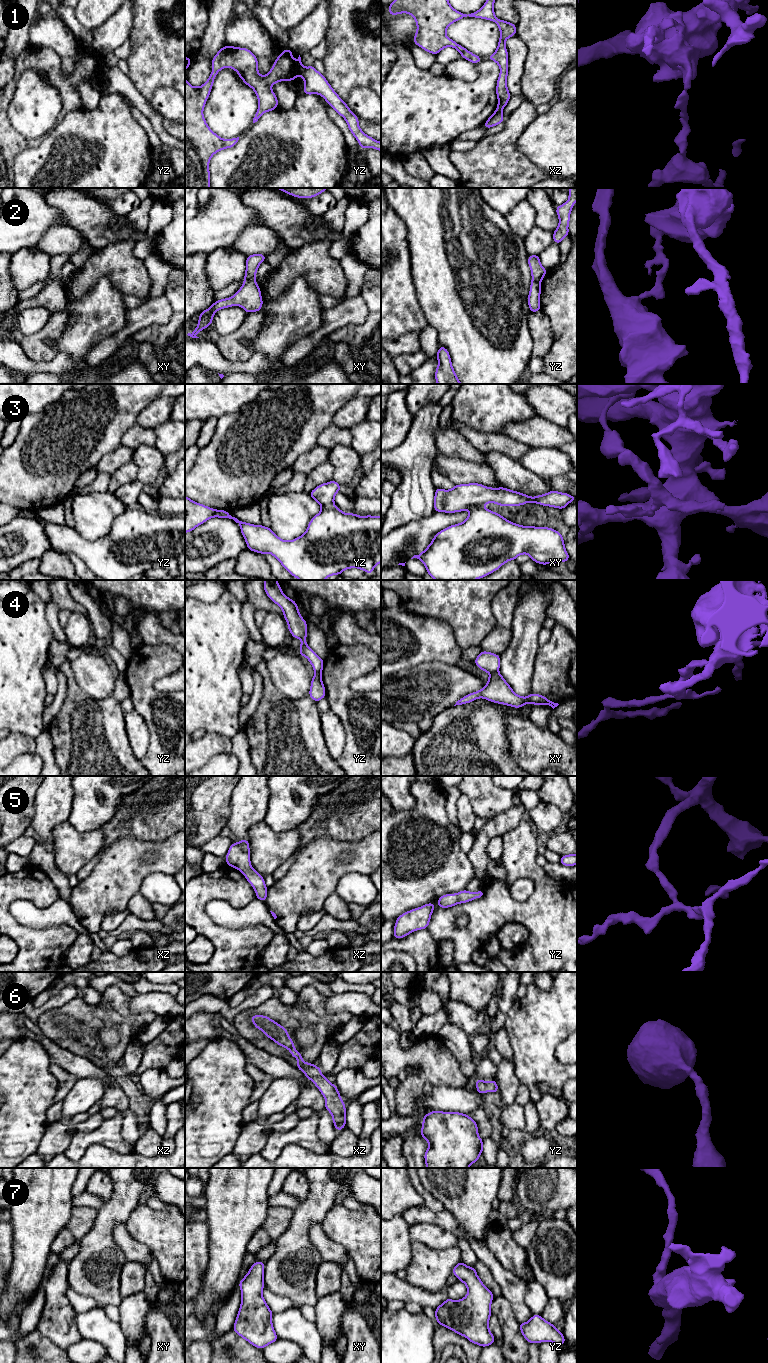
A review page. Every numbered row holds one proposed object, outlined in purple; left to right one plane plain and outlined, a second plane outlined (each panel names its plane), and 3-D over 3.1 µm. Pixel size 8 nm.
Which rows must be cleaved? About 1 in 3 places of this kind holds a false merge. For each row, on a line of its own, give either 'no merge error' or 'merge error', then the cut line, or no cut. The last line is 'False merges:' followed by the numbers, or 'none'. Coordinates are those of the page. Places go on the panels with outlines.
1: merge error; cut in yz along (304, 68), (300, 75)
2: merge error; cut in xy along (244, 279), (254, 280)
3: merge error; cut in yz along (334, 506), (322, 508)
4: merge error; cut in xy along (497, 671), (491, 674)
5: no merge error; no cut
6: no merge error; no cut
7: no merge error; no cut
False merges: 1, 2, 3, 4

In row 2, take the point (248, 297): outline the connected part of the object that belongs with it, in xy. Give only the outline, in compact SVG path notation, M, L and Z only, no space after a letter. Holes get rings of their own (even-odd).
M244 280L241 288L231 298L217 300L212 303L209 309L202 311L199 315L198 326L193 330L192 334L188 333L187 335L192 338L199 338L196 335L212 325L213 316L218 310L235 305L242 307L246 313L262 309L261 291L255 280Z

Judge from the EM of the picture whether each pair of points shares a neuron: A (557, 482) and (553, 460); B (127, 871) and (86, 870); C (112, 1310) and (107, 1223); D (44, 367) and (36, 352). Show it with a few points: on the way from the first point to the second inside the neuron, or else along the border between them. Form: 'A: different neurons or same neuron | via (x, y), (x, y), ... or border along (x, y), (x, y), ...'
A: different neurons | border along (564, 475), (555, 475), (547, 479)
B: different neurons | border along (101, 852), (94, 870), (79, 881)
C: different neurons | border along (117, 1305), (106, 1305), (102, 1308)
D: different neurons | border along (21, 348), (37, 360), (51, 360), (58, 353)

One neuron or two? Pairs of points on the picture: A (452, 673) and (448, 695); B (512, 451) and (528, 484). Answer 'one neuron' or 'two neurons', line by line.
A: one neuron
B: two neurons

